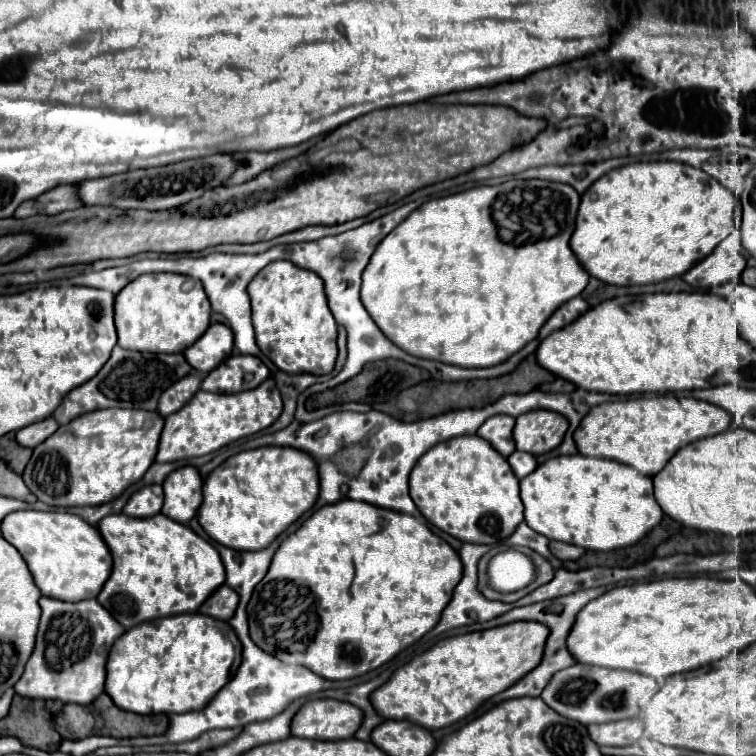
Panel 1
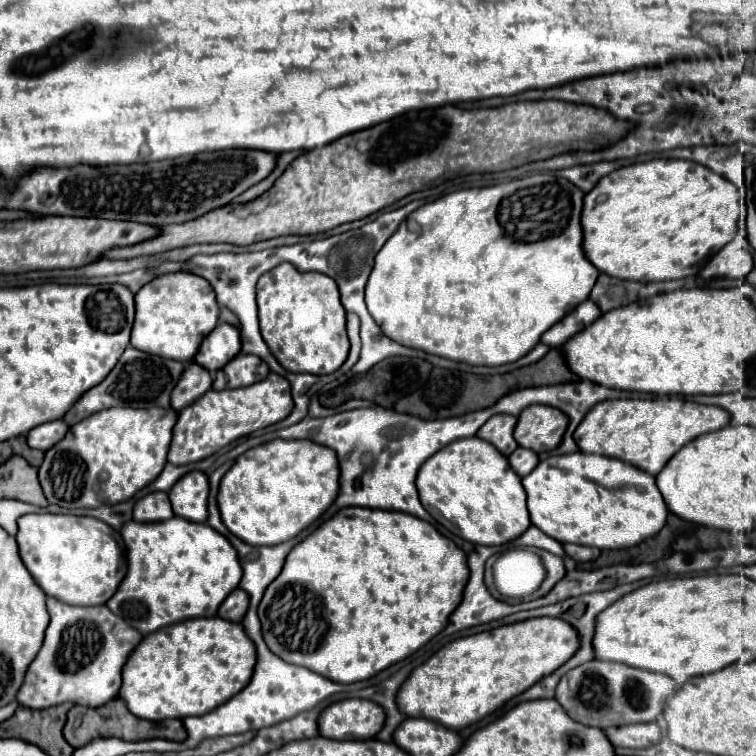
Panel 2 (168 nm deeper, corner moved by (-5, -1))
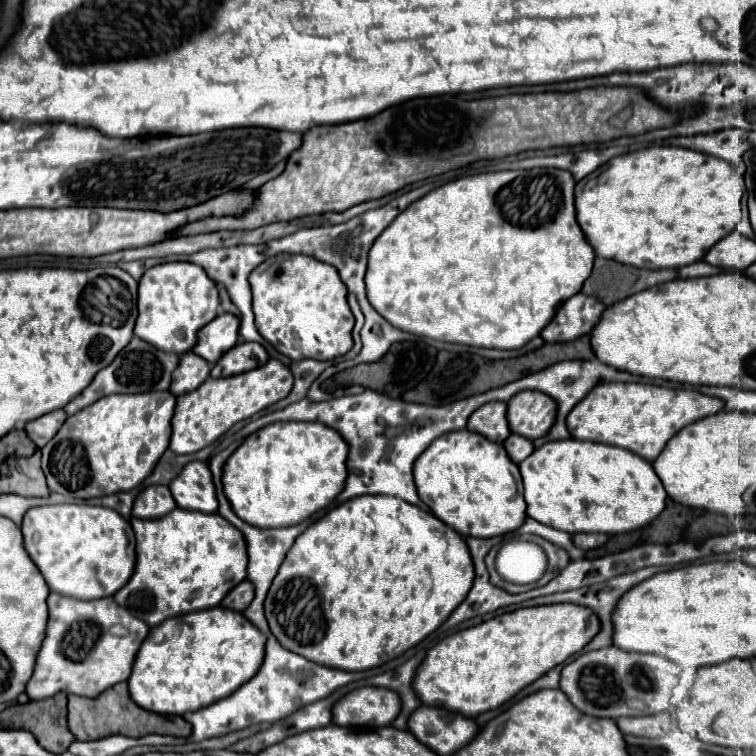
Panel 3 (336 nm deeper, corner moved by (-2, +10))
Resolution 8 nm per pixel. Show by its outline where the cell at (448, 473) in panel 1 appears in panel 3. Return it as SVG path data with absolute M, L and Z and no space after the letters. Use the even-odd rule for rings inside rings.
M456 430L450 434L442 434L436 438L416 460L414 464L414 482L418 494L424 504L450 528L460 532L462 536L476 536L476 538L492 538L514 532L526 520L526 502L524 502L524 488L518 466L506 456L506 450L484 438L482 434L470 430Z

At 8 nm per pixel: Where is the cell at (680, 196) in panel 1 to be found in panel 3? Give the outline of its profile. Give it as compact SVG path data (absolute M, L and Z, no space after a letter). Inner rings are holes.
M652 146L616 156L576 184L576 216L596 256L620 264L660 270L682 268L702 256L740 220L742 176L724 160L678 146Z

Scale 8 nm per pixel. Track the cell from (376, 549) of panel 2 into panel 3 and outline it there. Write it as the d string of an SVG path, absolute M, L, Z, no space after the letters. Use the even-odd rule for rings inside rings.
M358 496L308 526L286 554L264 600L276 640L320 666L368 670L380 666L432 634L472 588L474 566L464 538L430 512L400 498Z

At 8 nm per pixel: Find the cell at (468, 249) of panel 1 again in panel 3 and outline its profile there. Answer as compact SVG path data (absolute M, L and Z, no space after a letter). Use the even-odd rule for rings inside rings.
M532 168L526 174L504 170L504 172L466 176L428 192L426 196L410 204L404 212L400 212L396 220L374 240L370 248L368 270L366 270L366 292L368 292L368 300L372 308L378 310L380 316L386 318L394 328L416 334L416 336L474 346L474 348L496 348L496 350L522 348L526 342L536 338L540 330L554 318L554 312L560 308L560 304L564 304L570 296L582 290L582 284L590 276L590 270L594 264L594 250L586 242L586 236L576 222L574 186L576 186L576 180L566 170Z

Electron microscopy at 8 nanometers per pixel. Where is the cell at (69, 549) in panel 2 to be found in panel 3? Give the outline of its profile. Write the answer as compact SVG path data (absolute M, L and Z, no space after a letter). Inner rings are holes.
M88 504L36 506L22 520L22 536L30 560L50 590L58 594L78 600L112 596L132 576L136 560L134 532L116 510Z

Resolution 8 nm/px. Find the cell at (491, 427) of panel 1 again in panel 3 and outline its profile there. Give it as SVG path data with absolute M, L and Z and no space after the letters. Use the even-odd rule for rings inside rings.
M488 402L480 406L468 418L468 430L474 430L486 436L492 442L502 444L506 436L510 436L510 428L506 422L506 404L504 402Z

